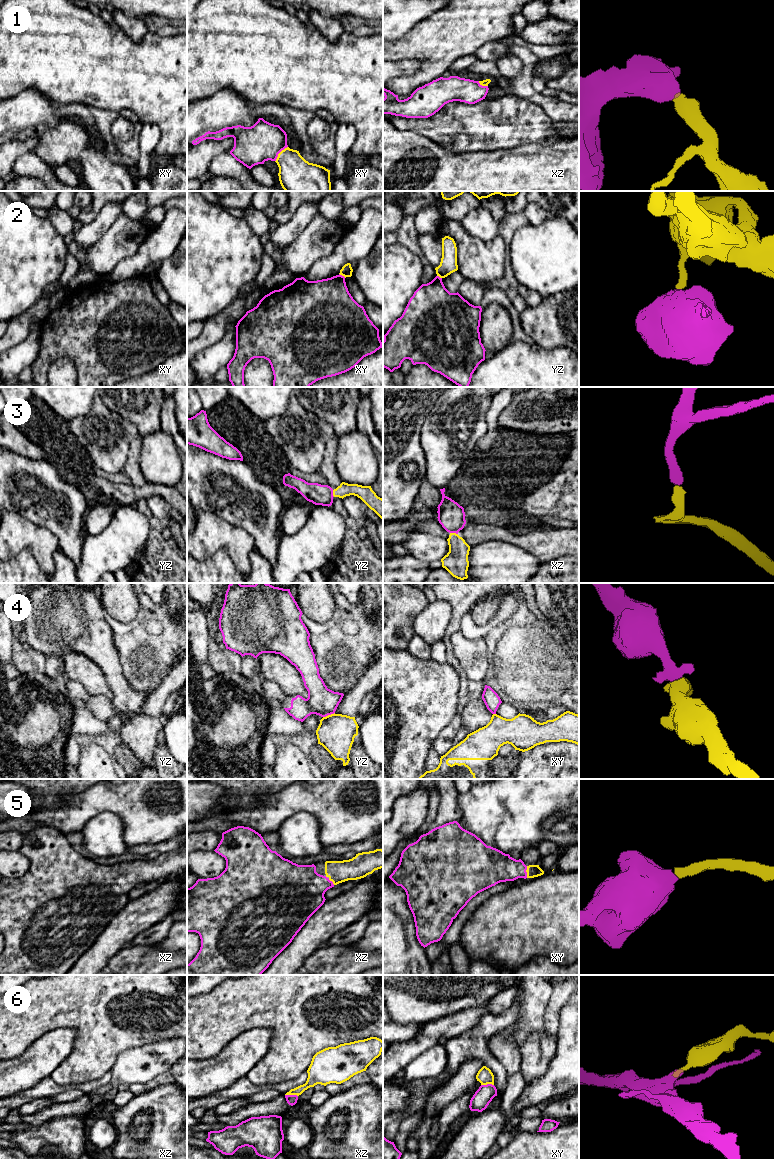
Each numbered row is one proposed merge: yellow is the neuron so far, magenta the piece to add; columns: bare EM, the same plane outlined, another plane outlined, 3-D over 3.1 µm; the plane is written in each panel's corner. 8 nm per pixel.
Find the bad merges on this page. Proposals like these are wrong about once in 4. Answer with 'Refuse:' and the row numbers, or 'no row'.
Refuse: 2, 4, 6

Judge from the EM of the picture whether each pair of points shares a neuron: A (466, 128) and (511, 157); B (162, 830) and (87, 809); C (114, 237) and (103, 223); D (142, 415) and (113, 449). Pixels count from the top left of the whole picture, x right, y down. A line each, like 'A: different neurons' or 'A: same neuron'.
A: different neurons
B: same neuron
C: different neurons
D: different neurons

